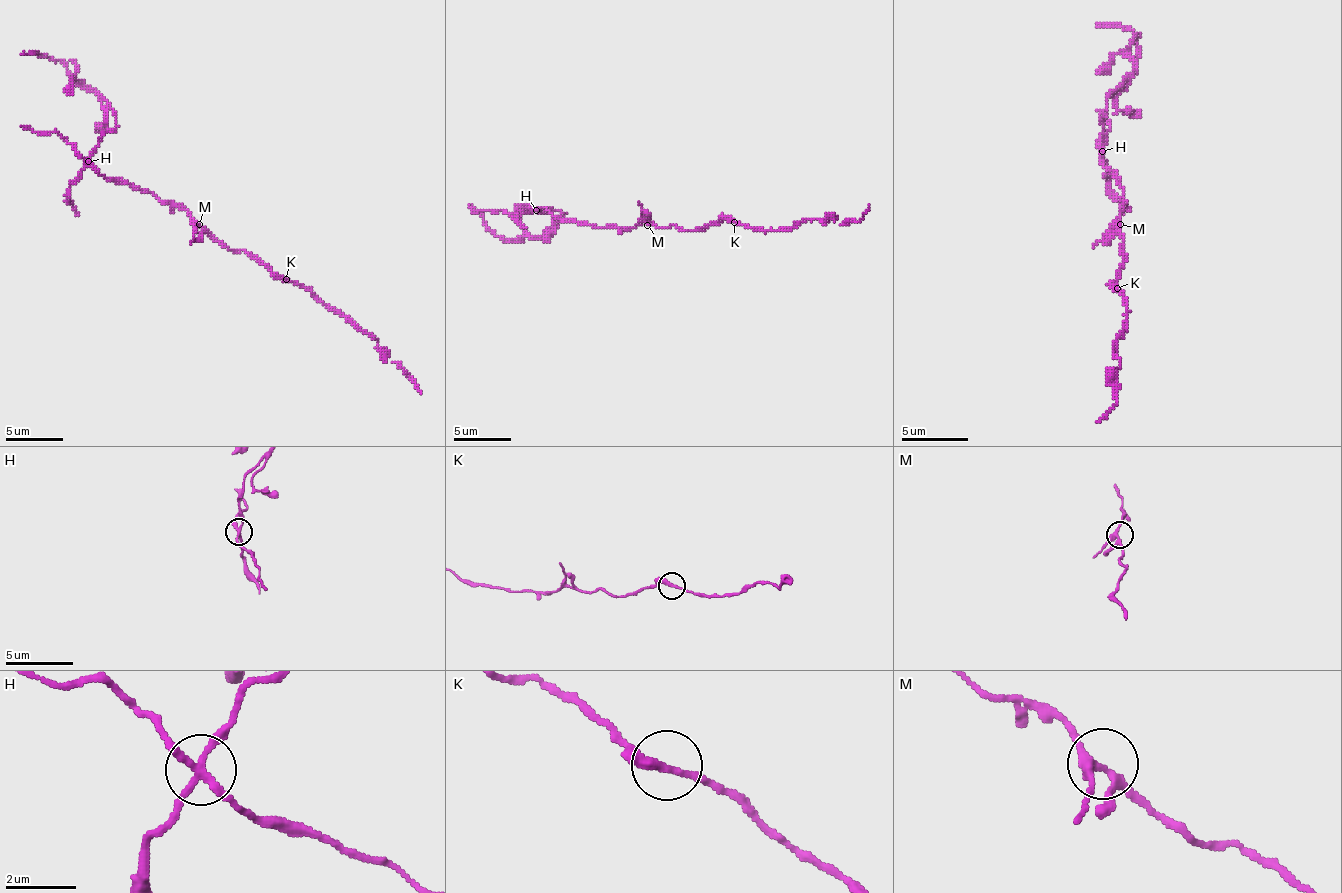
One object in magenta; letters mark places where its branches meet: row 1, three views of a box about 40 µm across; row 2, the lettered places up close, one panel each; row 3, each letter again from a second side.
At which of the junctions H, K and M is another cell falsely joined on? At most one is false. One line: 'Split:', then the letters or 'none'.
Split: H

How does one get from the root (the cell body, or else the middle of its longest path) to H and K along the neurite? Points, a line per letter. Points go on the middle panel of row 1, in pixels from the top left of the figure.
H: (639, 225), (633, 228), (593, 228), (555, 219), (544, 207), (535, 210)
K: (639, 225), (647, 222), (659, 228), (673, 225), (679, 230), (705, 230), (722, 219), (734, 222)

